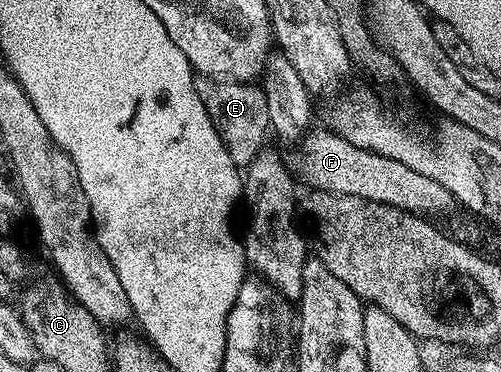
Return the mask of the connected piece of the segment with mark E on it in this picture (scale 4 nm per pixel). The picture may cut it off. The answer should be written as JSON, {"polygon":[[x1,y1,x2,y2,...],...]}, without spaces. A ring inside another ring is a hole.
{"polygon":[[199,76,195,80,195,90,201,96,201,104,205,104,205,112,209,112,227,151,233,156,235,165,246,168,268,145,267,134,272,129,262,85]]}

